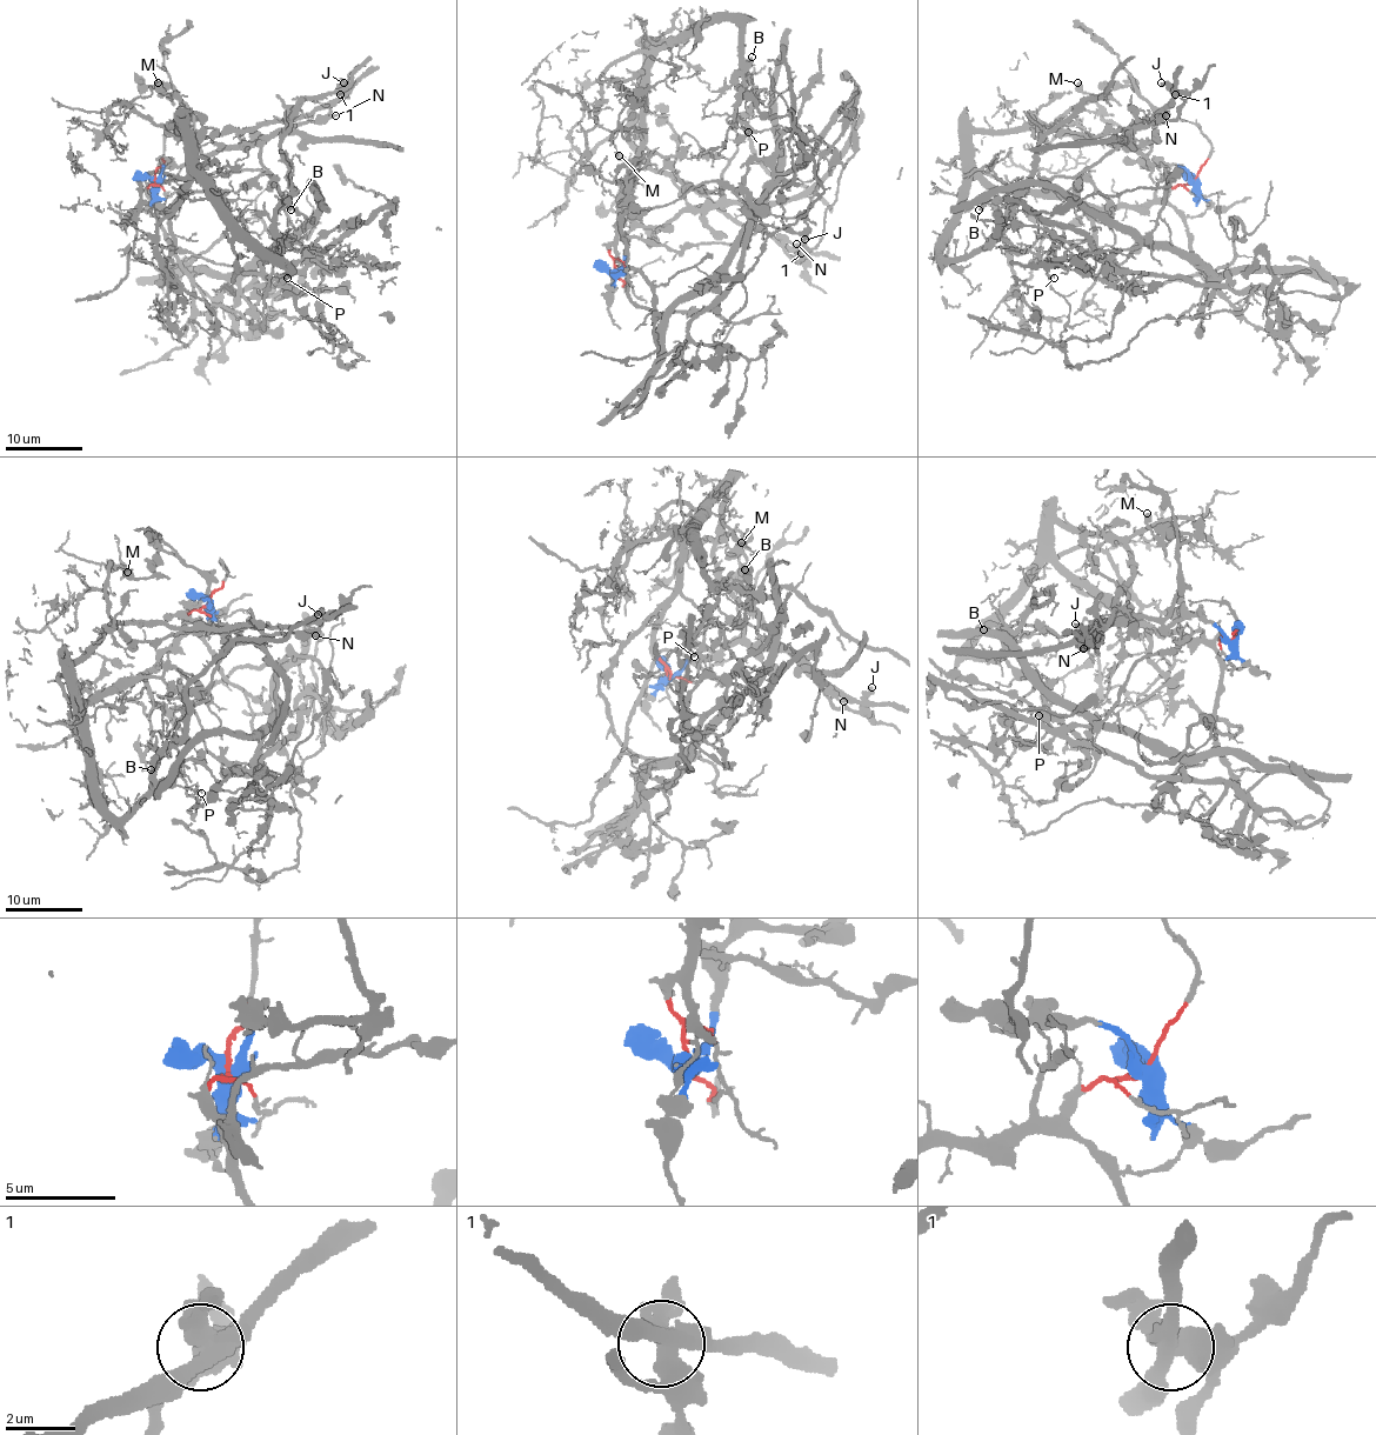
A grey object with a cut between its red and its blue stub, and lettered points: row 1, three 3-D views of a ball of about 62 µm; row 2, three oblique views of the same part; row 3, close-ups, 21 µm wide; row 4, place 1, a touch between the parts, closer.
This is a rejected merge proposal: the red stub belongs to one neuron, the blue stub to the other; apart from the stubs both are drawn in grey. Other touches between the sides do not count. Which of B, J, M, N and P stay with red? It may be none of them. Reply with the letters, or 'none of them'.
P

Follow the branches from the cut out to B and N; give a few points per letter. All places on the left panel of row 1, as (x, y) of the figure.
B: (154, 179), (166, 165), (202, 162), (222, 149), (259, 144), (259, 161), (276, 177), (291, 209)
N: (154, 179), (166, 165), (202, 162), (222, 147), (246, 147), (255, 142), (267, 142), (276, 132), (336, 115)

